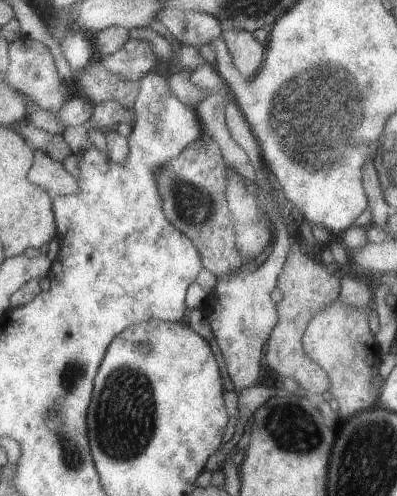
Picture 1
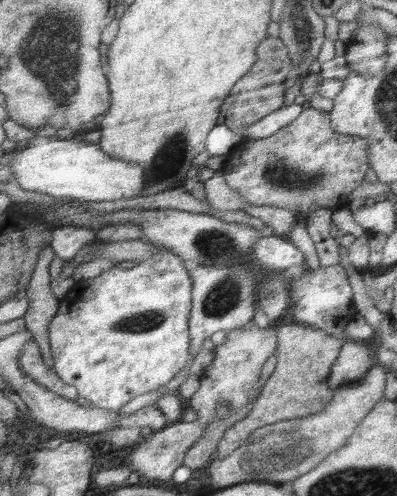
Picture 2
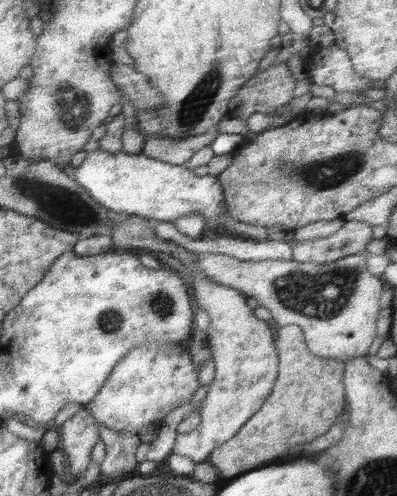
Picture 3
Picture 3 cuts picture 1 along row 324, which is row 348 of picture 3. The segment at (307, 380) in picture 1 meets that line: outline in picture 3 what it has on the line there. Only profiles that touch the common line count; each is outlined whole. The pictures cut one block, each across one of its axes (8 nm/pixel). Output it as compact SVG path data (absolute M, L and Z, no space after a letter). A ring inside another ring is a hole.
M299 326L275 328L275 352L279 356L279 374L271 394L265 400L265 406L237 432L237 436L215 448L207 458L225 478L237 476L257 468L261 462L273 460L283 452L283 448L287 450L295 444L307 444L319 438L327 432L333 420L337 422L337 418L345 416L347 412L343 364L337 360L311 356Z

